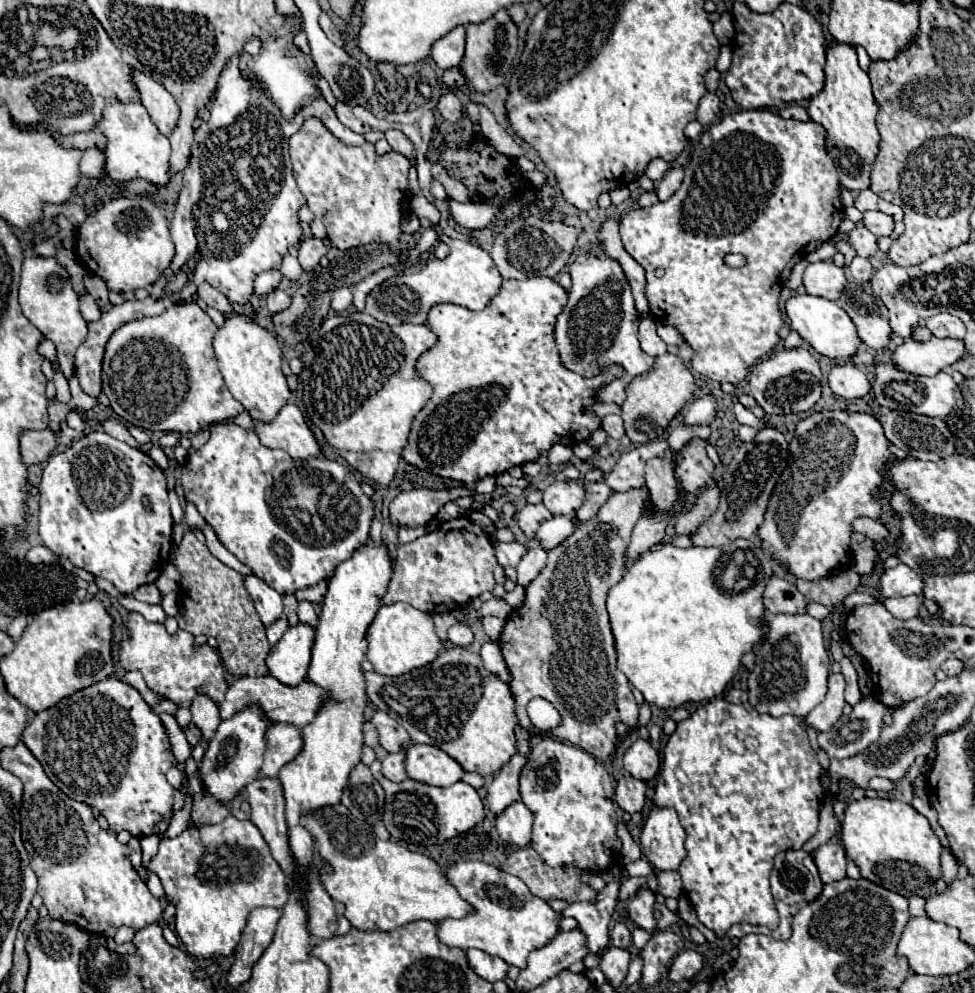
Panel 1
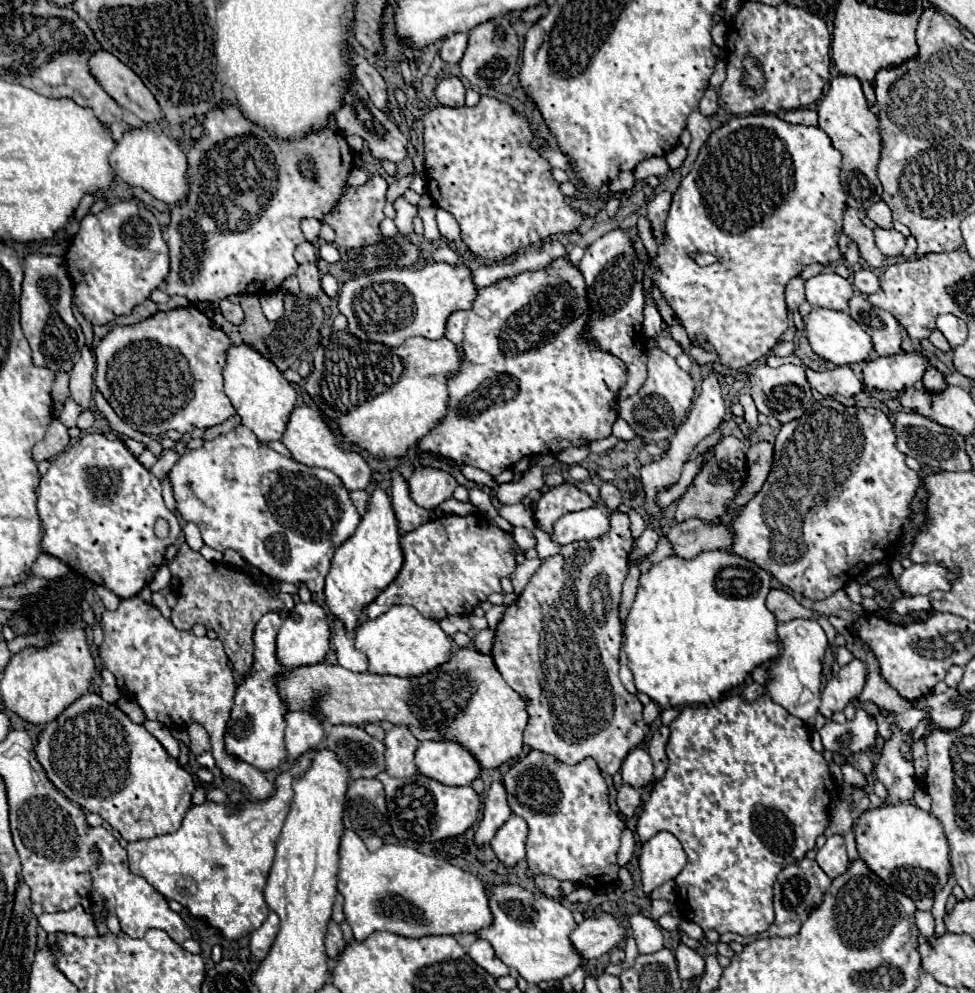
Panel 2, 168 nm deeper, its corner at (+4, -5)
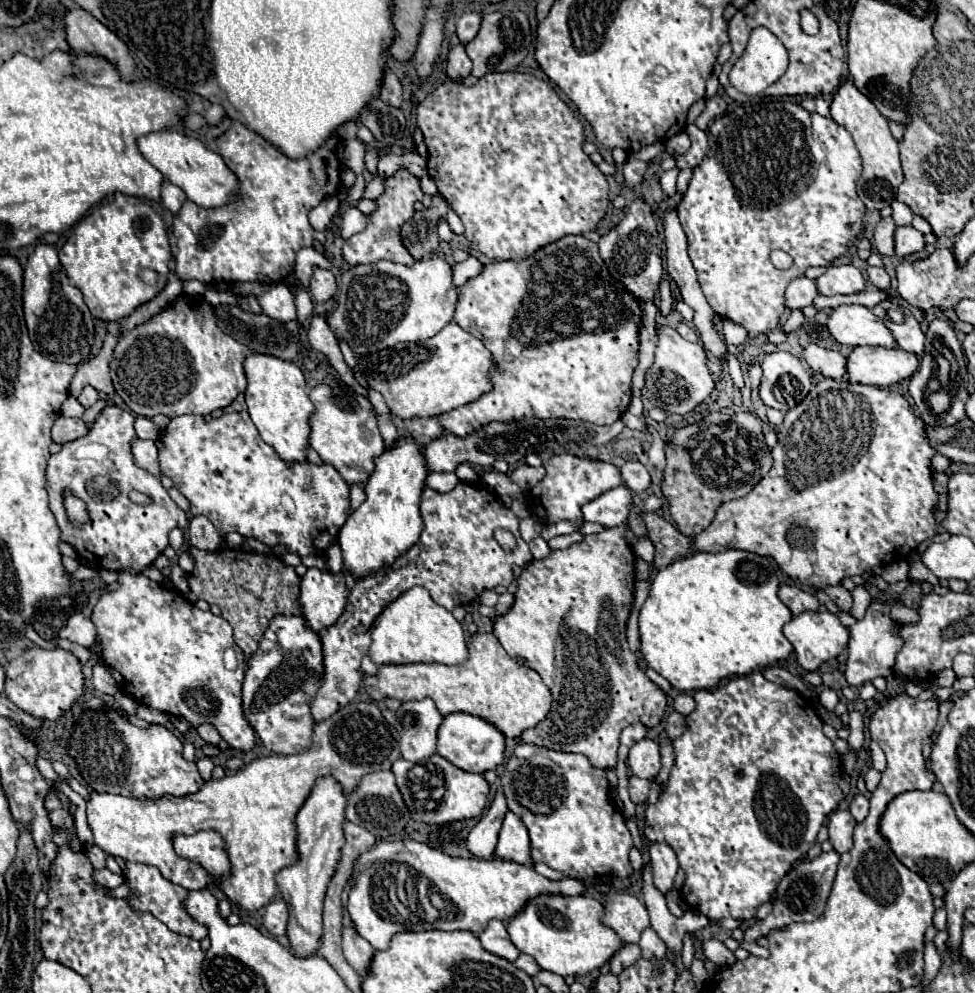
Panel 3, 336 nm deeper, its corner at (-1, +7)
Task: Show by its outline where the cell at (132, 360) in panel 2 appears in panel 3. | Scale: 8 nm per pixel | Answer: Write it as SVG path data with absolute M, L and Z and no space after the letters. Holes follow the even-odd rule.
M179 295L171 305L151 317L147 323L119 335L109 367L115 391L133 415L149 419L155 415L165 415L173 419L185 413L209 415L215 409L225 409L231 405L231 401L245 391L247 381L243 373L243 361L249 353L251 351L243 343L235 341L219 329L211 303L207 303L203 297Z

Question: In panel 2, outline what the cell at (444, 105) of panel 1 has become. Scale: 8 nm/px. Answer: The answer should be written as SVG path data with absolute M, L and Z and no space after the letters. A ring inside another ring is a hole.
M444 77L436 85L436 99L440 105L462 107L464 105L464 83L460 77Z

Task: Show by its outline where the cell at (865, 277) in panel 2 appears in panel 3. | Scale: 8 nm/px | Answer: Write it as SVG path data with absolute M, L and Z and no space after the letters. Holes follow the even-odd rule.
M867 267L867 279L877 287L877 289L889 289L889 275L883 267Z

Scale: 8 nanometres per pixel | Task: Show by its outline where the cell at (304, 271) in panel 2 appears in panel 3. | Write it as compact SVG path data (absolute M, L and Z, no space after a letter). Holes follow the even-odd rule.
M317 267L315 273L313 273L313 277L311 277L309 291L311 291L311 295L313 295L315 301L319 301L319 303L329 301L335 295L335 291L337 291L335 275L331 271L327 271L327 269Z

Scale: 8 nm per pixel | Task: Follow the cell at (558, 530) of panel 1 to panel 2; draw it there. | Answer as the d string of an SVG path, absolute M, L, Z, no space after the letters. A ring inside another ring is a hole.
M590 507L584 511L568 513L564 519L556 521L552 537L560 545L568 545L574 541L590 541L602 535L608 535L610 519L600 507Z

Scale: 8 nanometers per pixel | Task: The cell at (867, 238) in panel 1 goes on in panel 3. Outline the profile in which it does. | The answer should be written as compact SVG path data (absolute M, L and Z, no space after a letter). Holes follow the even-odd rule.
M887 217L887 219L881 219L879 223L877 223L877 227L875 227L875 233L873 233L873 245L875 245L875 249L879 251L879 255L895 255L895 249L893 249L893 231L895 231L895 223L893 223L893 219L891 217Z

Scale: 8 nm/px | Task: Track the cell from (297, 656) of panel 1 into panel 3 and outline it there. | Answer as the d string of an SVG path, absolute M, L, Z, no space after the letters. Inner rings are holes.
M307 569L301 579L299 603L305 617L305 625L317 633L331 627L345 609L347 603L347 579L345 573L333 575L329 571Z

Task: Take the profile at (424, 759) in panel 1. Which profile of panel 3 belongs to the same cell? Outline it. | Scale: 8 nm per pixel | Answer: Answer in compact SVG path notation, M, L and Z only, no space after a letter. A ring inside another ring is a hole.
M451 713L443 719L441 731L437 733L437 753L451 761L455 767L471 773L485 773L489 769L497 769L503 763L505 737L491 723L467 715L467 713Z

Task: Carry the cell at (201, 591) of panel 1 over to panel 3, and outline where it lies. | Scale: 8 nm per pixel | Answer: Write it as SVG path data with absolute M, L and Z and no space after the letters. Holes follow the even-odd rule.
M189 547L195 567L189 575L187 599L197 603L199 599L221 609L221 617L233 627L235 643L243 649L245 657L257 651L257 645L265 633L267 623L277 613L297 615L299 609L299 583L293 567L285 567L275 555L257 555L241 549L221 549L221 551L201 551Z

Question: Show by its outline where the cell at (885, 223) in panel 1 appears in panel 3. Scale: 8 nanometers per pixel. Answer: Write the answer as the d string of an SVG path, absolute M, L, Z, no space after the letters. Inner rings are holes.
M897 227L895 229L895 253L899 257L905 257L905 255L911 255L911 253L917 253L925 247L925 241L923 241L923 233L917 231L915 227Z

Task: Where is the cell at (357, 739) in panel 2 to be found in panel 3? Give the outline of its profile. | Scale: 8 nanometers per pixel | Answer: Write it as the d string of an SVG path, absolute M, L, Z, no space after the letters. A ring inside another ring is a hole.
M355 701L341 711L333 713L329 719L321 721L313 729L311 737L311 747L295 753L295 755L271 755L271 757L259 757L247 767L235 771L233 775L227 775L223 779L211 779L207 781L197 793L193 795L183 795L183 797L173 797L173 795L163 795L161 799L135 799L135 797L123 797L123 795L111 795L111 793L91 793L91 799L87 803L87 821L95 837L95 845L101 847L109 855L117 855L125 861L139 861L153 865L161 871L165 879L169 879L175 885L181 885L189 891L195 891L197 887L217 887L221 889L229 901L241 909L247 911L259 911L261 907L269 905L277 897L277 887L275 887L275 873L297 859L295 851L295 813L307 799L313 783L321 775L333 775L345 793L353 791L357 781L371 773L371 771L383 771L391 769L391 763L399 759L399 735L397 729L391 727L379 707L369 701ZM199 831L217 831L223 841L225 849L231 861L231 871L229 875L223 875L221 879L215 879L209 875L207 869L203 869L199 863L193 863L191 859L185 859L175 853L173 839L175 835L193 835Z

